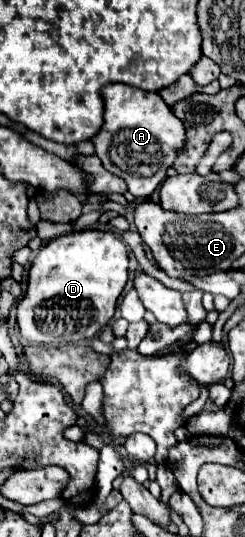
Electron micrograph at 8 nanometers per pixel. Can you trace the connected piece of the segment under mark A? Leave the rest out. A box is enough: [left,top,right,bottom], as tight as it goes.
[92,84,184,198]

